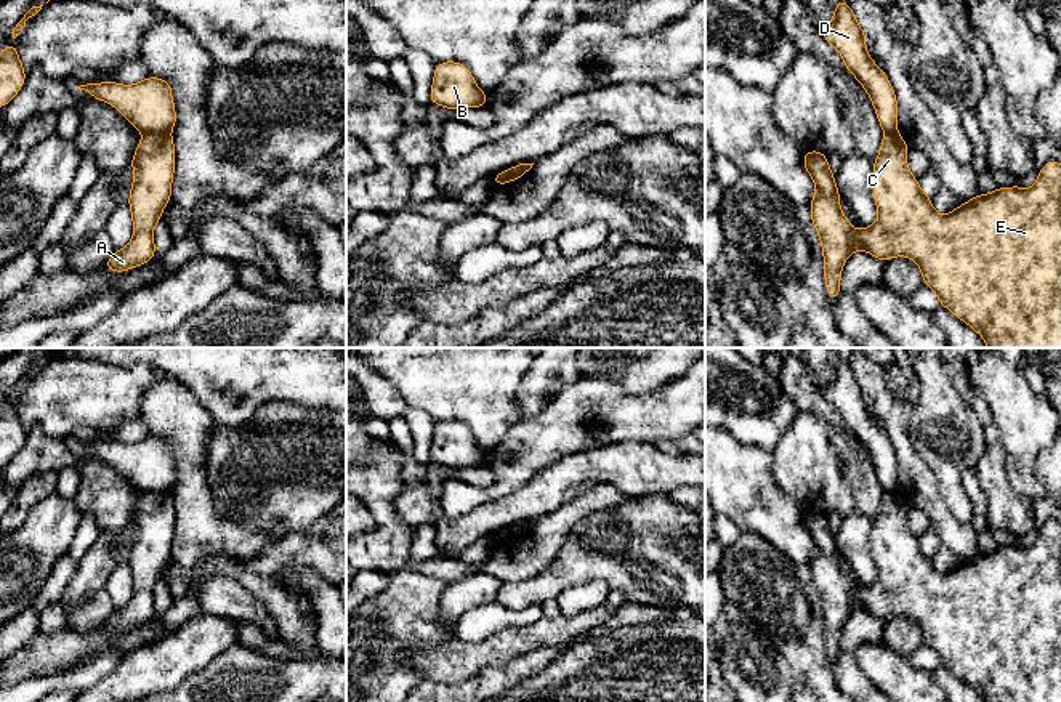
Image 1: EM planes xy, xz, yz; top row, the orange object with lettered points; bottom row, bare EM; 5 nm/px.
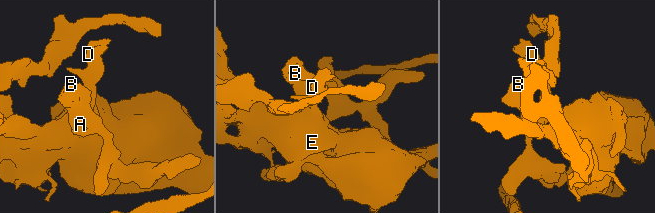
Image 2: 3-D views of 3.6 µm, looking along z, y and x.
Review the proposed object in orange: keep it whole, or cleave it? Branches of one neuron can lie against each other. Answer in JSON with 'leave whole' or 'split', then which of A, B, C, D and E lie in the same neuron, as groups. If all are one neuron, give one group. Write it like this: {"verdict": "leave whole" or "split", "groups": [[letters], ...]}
{"verdict": "split", "groups": [["A", "B", "C", "E"], ["D"]]}

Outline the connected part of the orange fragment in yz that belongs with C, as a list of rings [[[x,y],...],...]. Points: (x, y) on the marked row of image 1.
[[[885,133],[872,176],[878,218],[856,231],[840,208],[841,196],[827,155],[805,151],[803,167],[816,188],[809,218],[822,247],[829,298],[840,297],[843,264],[856,250],[883,263],[907,256],[917,263],[923,285],[938,295],[941,306],[979,333],[987,348],[1061,348],[1061,163],[1045,163],[1029,189],[997,188],[939,215],[910,173],[907,151],[899,133]]]

